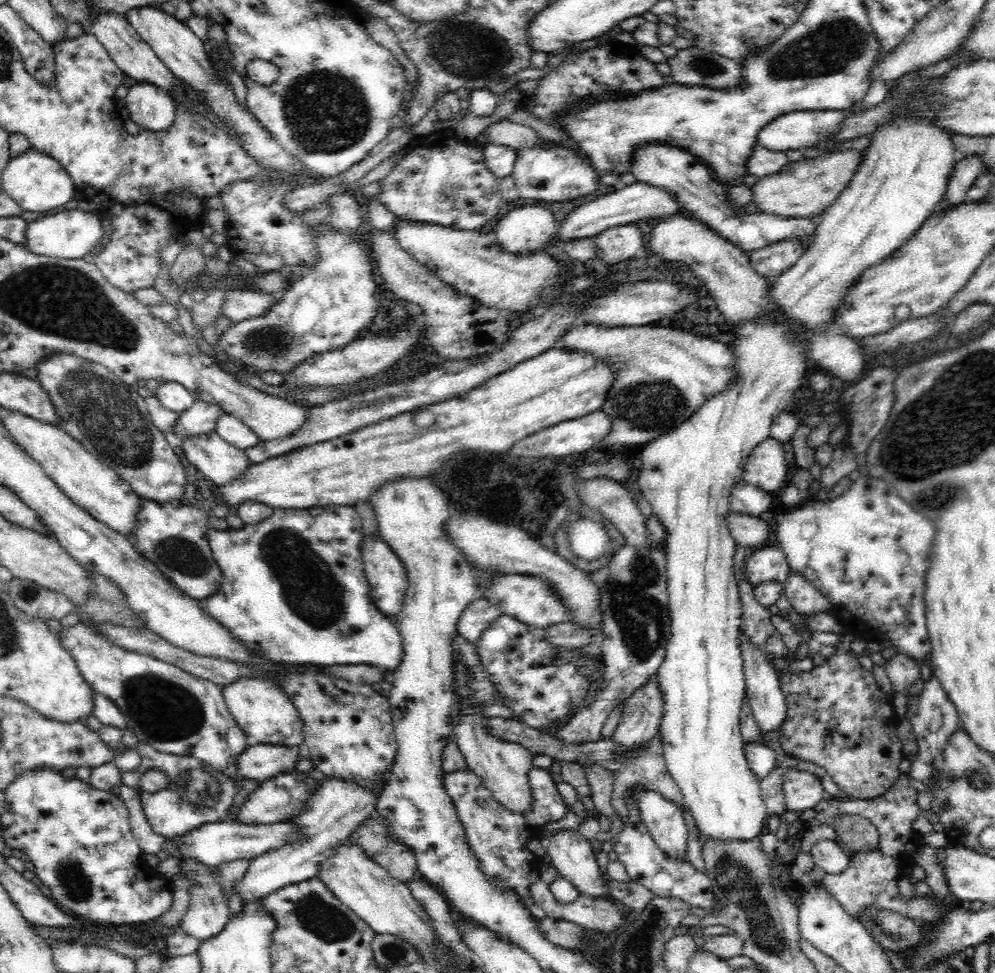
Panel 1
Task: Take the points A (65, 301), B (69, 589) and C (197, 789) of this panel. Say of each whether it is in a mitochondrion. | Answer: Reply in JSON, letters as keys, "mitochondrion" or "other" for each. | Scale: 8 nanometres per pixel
{"A":"mitochondrion","B":"other","C":"mitochondrion"}

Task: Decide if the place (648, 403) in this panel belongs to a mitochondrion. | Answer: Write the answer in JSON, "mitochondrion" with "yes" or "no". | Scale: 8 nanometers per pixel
{"mitochondrion":"yes"}

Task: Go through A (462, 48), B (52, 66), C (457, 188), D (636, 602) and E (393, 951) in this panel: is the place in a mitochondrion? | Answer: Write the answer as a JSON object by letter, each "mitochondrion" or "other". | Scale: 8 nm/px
{"A":"mitochondrion","B":"other","C":"mitochondrion","D":"mitochondrion","E":"mitochondrion"}

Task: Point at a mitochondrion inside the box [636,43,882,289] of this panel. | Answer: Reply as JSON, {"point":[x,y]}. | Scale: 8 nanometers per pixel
{"point":[708,67]}

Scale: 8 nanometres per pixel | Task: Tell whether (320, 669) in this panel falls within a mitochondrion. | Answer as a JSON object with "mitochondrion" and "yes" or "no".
{"mitochondrion":"no"}

